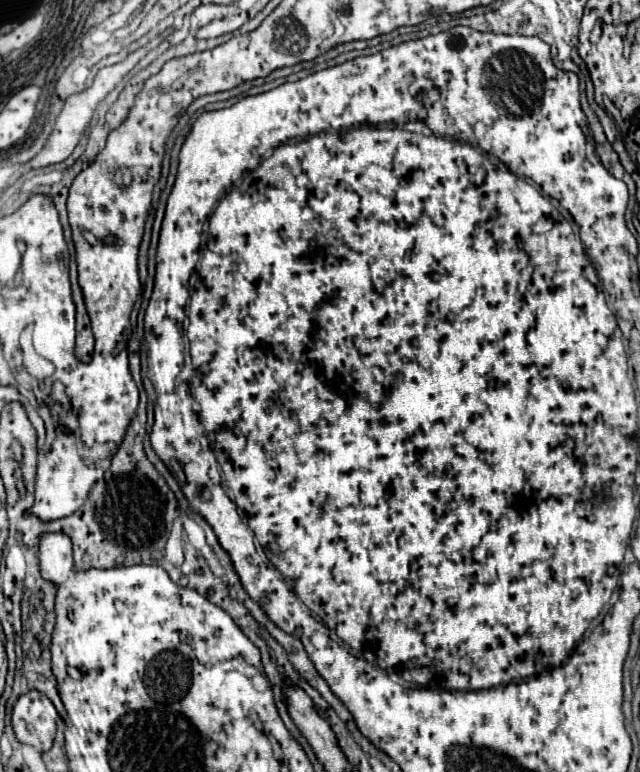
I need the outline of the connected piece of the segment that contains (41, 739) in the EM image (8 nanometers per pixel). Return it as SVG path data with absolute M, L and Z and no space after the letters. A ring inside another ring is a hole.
M30 690L18 698L12 712L16 738L22 744L34 746L38 752L52 748L59 714L46 694Z

